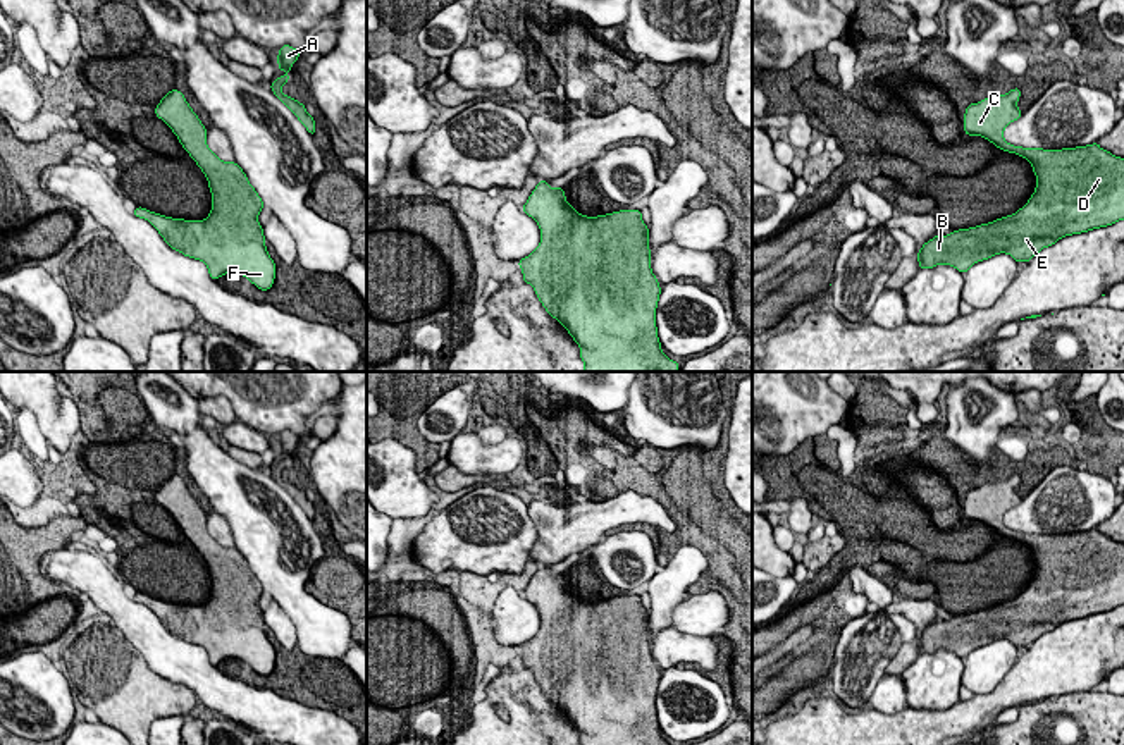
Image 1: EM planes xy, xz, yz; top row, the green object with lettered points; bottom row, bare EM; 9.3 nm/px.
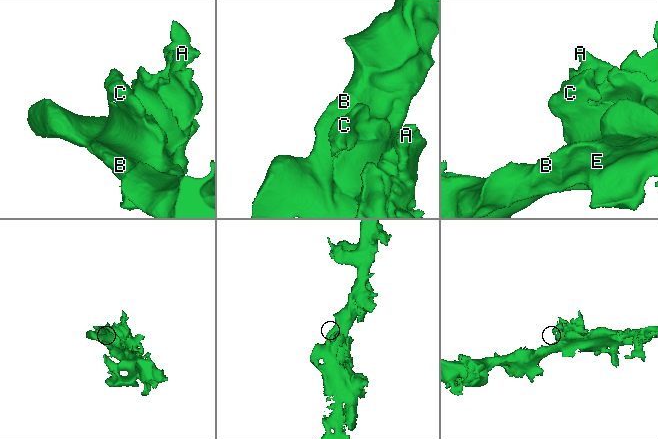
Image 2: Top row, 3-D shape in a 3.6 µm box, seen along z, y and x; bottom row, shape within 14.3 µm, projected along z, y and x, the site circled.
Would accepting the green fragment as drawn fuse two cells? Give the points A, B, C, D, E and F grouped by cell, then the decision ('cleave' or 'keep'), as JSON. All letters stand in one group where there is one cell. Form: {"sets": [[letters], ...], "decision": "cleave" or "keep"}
{"sets": [["A", "B", "C", "D", "E", "F"]], "decision": "keep"}

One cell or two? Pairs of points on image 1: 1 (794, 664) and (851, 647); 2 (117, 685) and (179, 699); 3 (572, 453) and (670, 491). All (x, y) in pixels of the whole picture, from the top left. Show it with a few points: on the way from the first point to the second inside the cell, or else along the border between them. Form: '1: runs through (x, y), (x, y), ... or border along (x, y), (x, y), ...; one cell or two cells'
1: border along (858, 618), (852, 618), (842, 628), (830, 668); two cells
2: runs through (133, 695), (164, 699); one cell
3: runs through (596, 461), (601, 467), (629, 474), (646, 484); one cell

